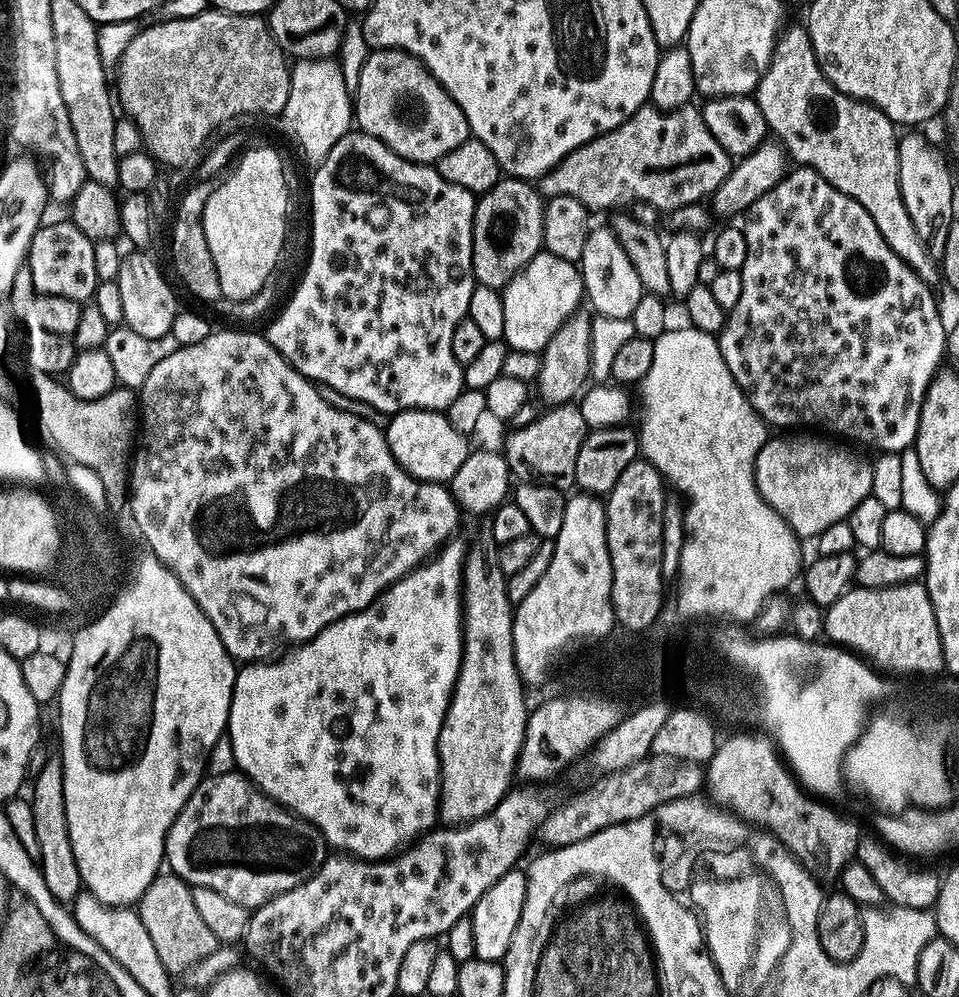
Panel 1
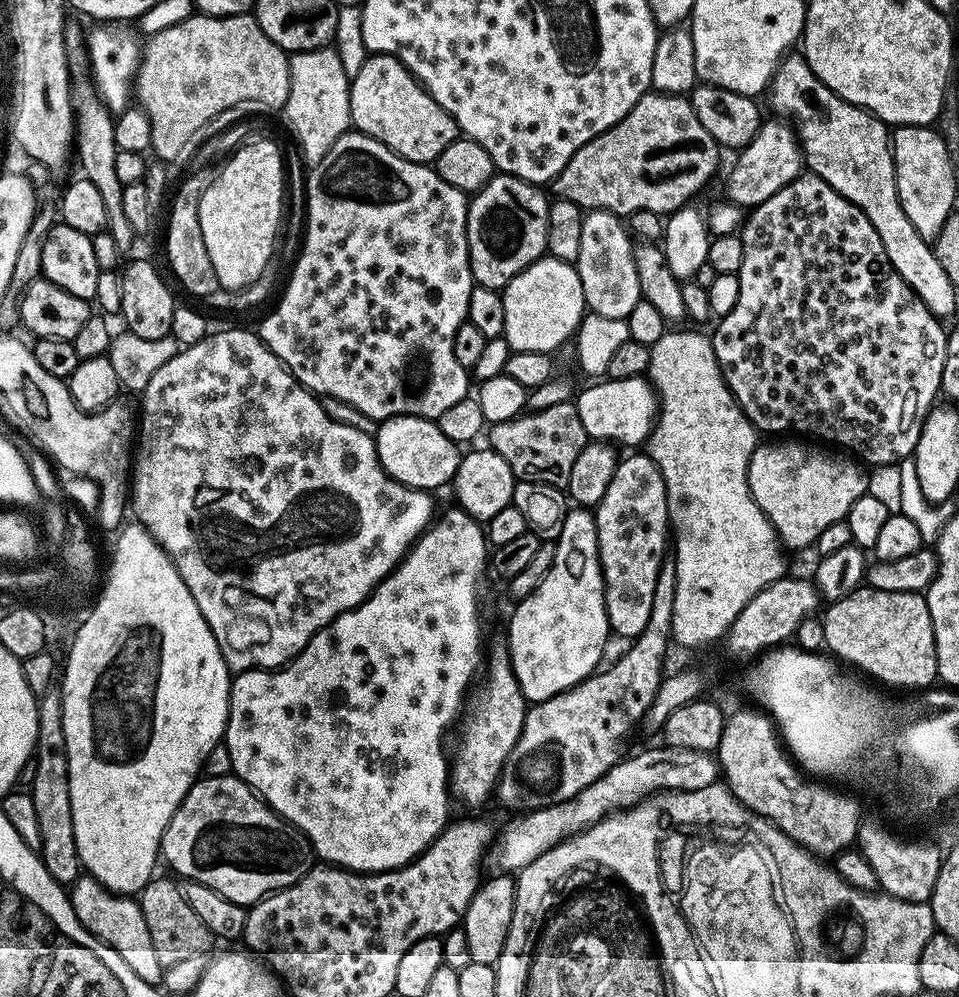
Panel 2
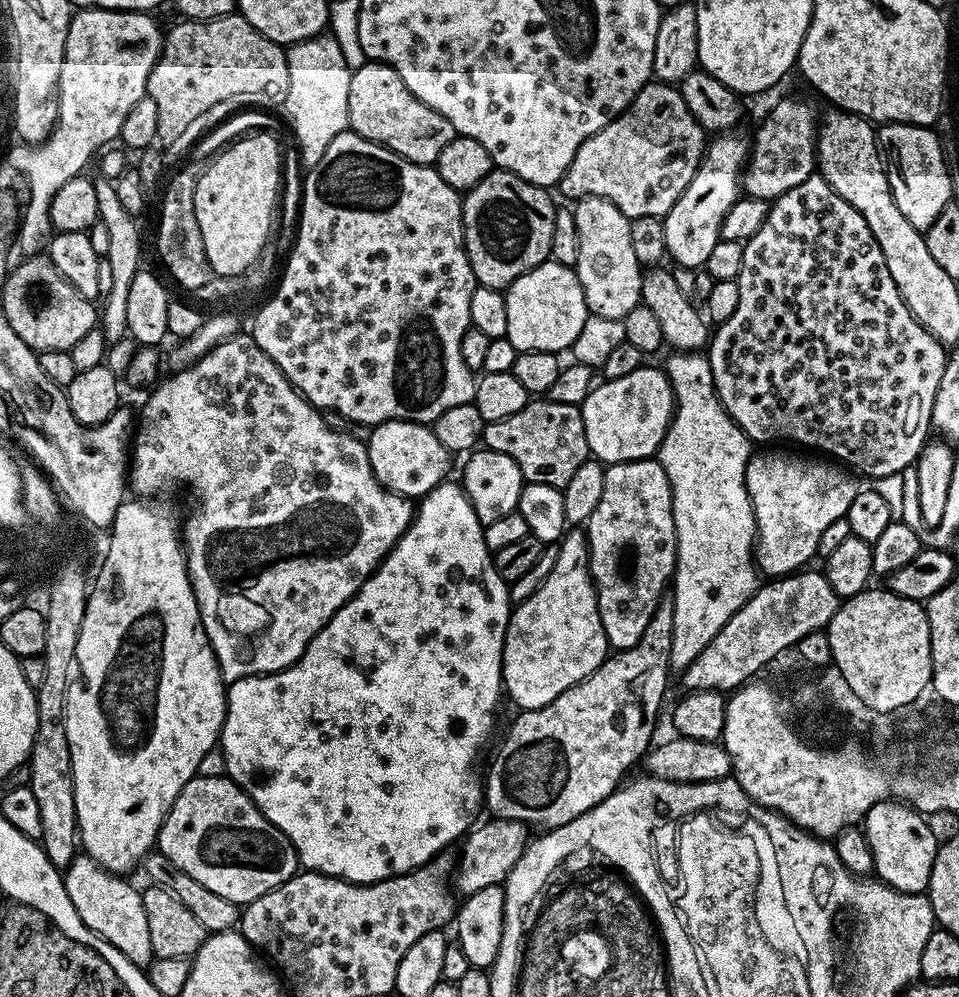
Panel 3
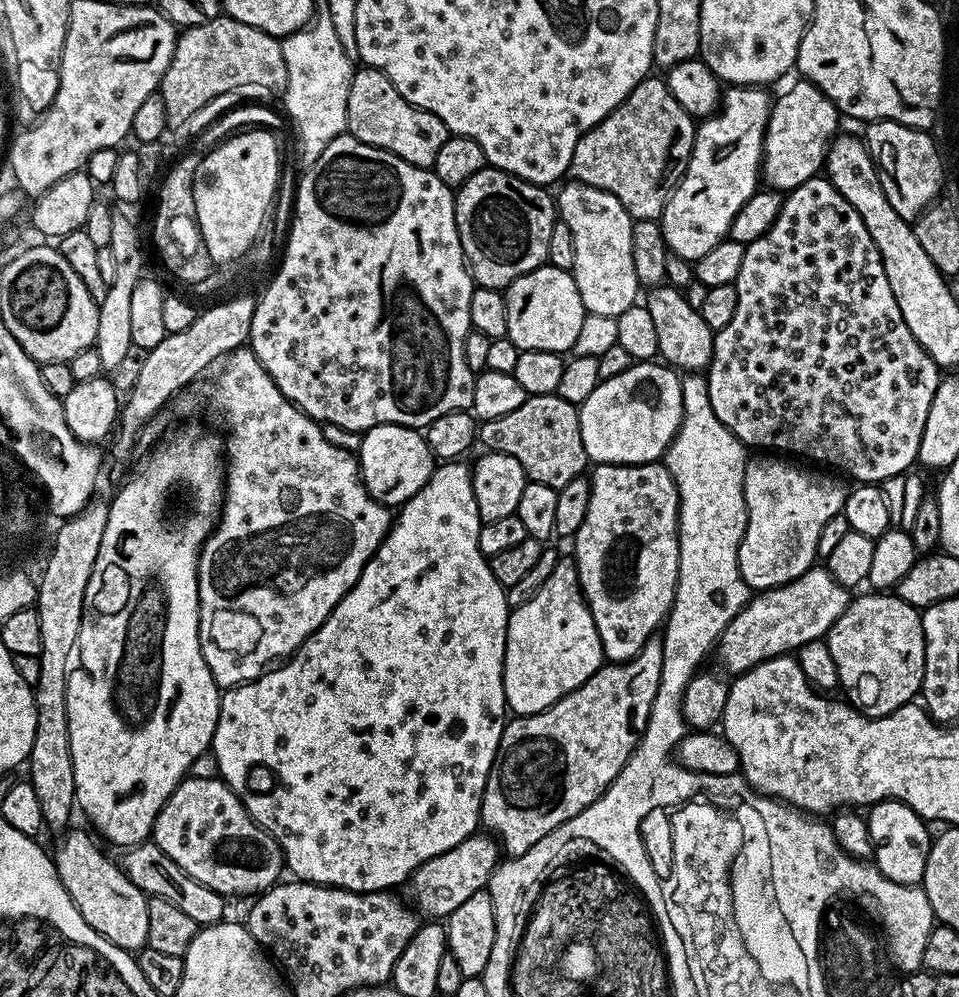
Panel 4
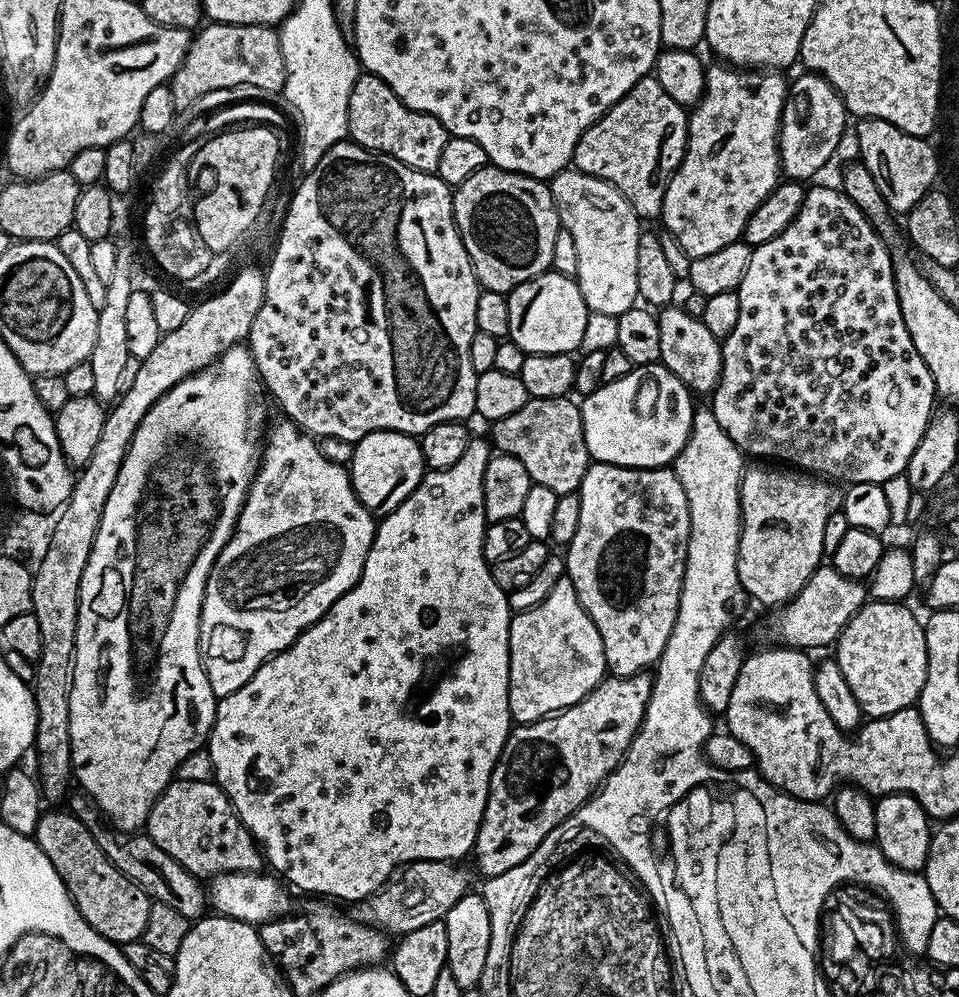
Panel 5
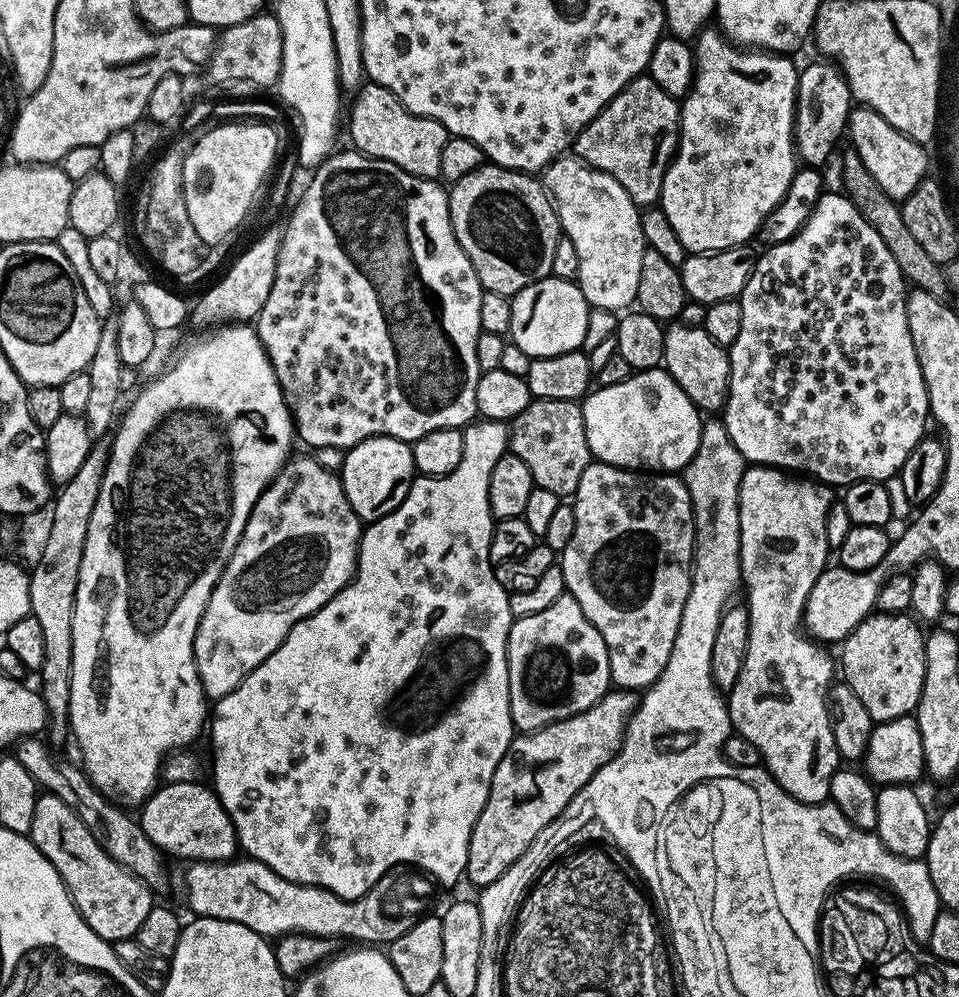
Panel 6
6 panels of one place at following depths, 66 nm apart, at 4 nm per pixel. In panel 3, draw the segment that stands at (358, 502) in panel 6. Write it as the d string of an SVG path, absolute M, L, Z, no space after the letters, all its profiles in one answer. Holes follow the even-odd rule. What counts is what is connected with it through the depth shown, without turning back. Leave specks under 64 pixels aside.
M387 420L384 424L375 425L369 432L372 433L366 436L368 457L381 486L399 496L422 498L430 490L445 483L447 476L444 475L453 457L429 425L416 424L412 420Z

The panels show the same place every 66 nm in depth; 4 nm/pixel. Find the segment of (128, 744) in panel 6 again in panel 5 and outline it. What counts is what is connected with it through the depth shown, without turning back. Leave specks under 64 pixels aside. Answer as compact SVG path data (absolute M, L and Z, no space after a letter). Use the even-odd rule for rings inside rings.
M237 346L227 348L220 355L220 359L215 364L209 364L208 367L195 372L192 376L187 376L182 382L178 382L162 398L154 402L154 406L142 418L136 433L133 434L132 440L128 444L128 449L124 455L124 461L120 463L118 478L106 498L106 506L102 510L100 525L94 538L94 546L90 550L90 558L86 562L86 570L82 574L80 583L80 605L78 606L78 626L76 627L76 659L72 662L72 689L70 690L70 746L72 747L72 774L75 783L81 784L83 795L87 796L101 813L106 817L109 824L121 834L136 834L141 831L148 823L148 815L154 806L154 802L168 789L176 775L176 767L192 752L201 751L208 743L208 735L212 733L212 723L216 717L216 706L218 698L210 690L210 678L206 678L204 664L200 660L200 607L204 601L204 587L208 581L210 570L218 558L218 554L226 546L226 542L232 537L232 531L236 528L236 519L240 517L240 511L244 505L244 498L248 495L248 486L252 483L252 477L258 467L258 440L256 444L256 415L259 414L260 408L256 405L256 384L258 388L258 377L256 375L256 364L252 360L252 354L247 347Z

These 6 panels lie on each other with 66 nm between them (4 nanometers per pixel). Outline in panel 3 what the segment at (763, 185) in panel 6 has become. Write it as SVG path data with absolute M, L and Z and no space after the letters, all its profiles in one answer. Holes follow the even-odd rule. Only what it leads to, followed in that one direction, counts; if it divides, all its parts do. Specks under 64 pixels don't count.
M720 134L716 140L707 145L704 150L704 161L700 168L690 178L690 186L674 202L662 221L665 230L665 246L667 255L676 259L681 268L693 270L703 269L710 258L710 250L720 240L722 218L726 218L726 210L734 206L734 202L742 195L742 165L747 161L750 151L749 141L743 140L737 134Z

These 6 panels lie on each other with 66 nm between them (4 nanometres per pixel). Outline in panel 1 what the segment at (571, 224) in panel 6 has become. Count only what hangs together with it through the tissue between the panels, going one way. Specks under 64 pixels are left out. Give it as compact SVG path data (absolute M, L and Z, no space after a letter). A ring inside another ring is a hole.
M593 227L588 233L584 249L578 261L580 277L584 280L584 295L591 311L606 318L629 318L634 306L638 306L638 298L644 295L642 282L638 282L638 274L626 258L626 250L622 250L622 242L612 233L611 227Z

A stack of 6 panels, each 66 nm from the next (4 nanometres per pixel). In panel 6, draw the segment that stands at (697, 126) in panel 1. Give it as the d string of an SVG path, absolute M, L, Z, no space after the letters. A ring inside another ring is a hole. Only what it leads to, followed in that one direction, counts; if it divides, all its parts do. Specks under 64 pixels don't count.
M645 74L635 76L574 141L576 159L610 174L638 206L652 206L660 199L662 182L680 141L680 104L658 82Z

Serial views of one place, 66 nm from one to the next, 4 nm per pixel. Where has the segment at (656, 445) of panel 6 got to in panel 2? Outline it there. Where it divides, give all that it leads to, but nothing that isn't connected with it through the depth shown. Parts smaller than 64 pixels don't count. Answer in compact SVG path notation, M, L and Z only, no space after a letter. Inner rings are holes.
M635 376L621 380L604 378L589 384L592 385L574 400L578 418L582 418L582 426L588 437L592 440L607 440L617 446L643 445L651 436L658 415L658 397L651 383L644 376Z

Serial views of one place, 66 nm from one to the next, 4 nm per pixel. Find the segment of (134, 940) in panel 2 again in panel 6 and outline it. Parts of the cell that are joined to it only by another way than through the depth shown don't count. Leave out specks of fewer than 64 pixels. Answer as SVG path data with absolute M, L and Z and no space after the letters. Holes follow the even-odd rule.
M51 794L37 795L30 839L32 845L52 863L78 914L94 934L109 942L135 937L138 926L142 926L146 914L150 914L154 907L154 893L137 876L114 862L102 846L98 846L94 834L90 834L82 818L78 818L62 798Z

